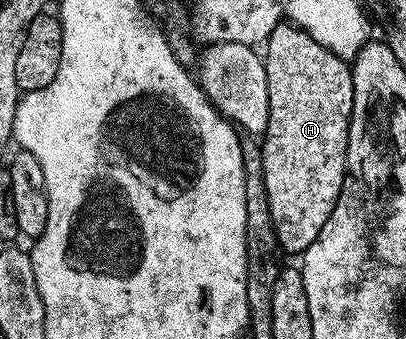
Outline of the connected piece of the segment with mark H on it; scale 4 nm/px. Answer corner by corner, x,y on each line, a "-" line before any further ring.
290,21
277,24
271,36
267,38
263,64
265,65
265,77
269,81
269,125
261,139
265,193
269,193
269,213
273,221
273,229
277,233
279,246
288,256
299,257
309,249
309,245
313,245
313,241
317,241
325,221
329,221
335,204
339,201
339,194
343,188
343,177
347,174
347,138
349,137
349,125
353,113
353,77
348,60
337,57
329,49
325,49
325,45
313,41
313,37
309,37
307,31
295,26

